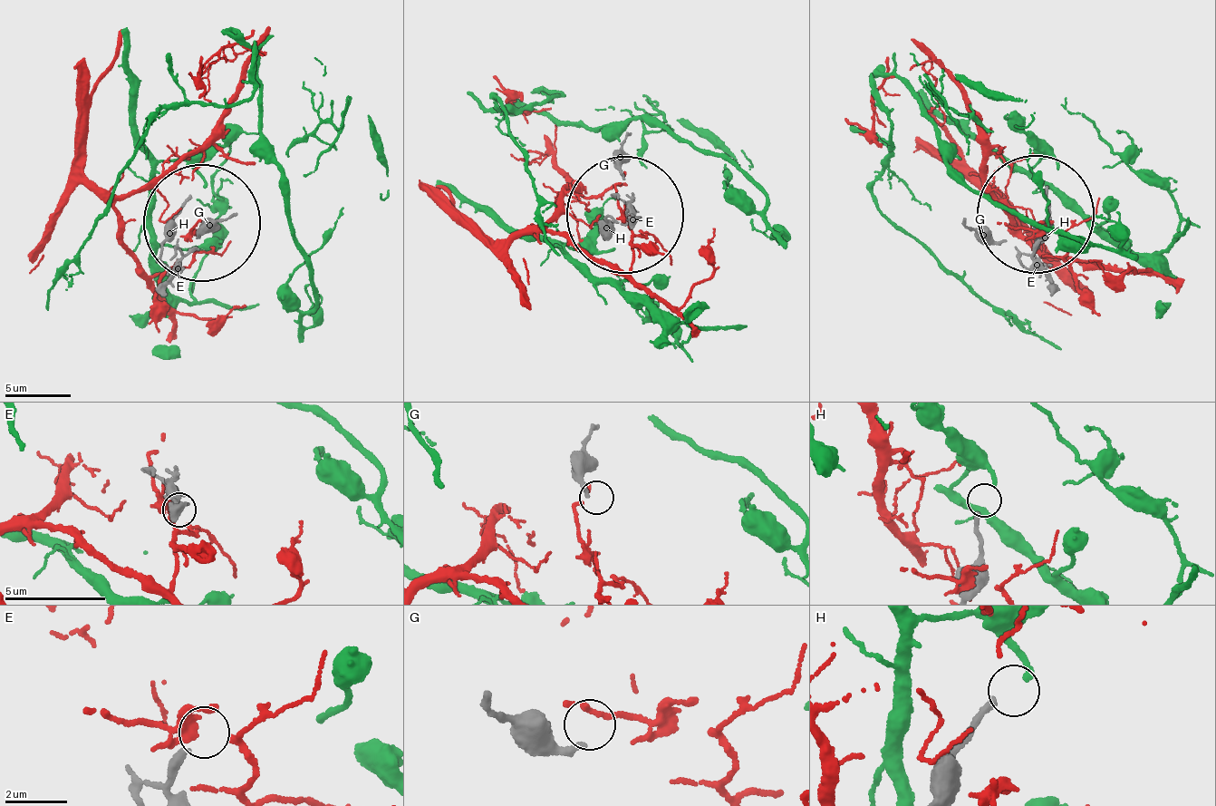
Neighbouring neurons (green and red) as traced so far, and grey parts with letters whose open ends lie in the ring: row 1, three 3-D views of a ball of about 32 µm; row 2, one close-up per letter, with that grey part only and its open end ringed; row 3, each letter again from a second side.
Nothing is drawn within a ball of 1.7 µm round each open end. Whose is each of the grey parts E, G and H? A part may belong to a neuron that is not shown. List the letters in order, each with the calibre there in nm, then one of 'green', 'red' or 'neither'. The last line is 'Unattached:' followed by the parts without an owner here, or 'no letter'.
E: calibre 240 nm; neither
G: calibre 200 nm; neither
H: calibre 200 nm; green
Unattached: E, G

